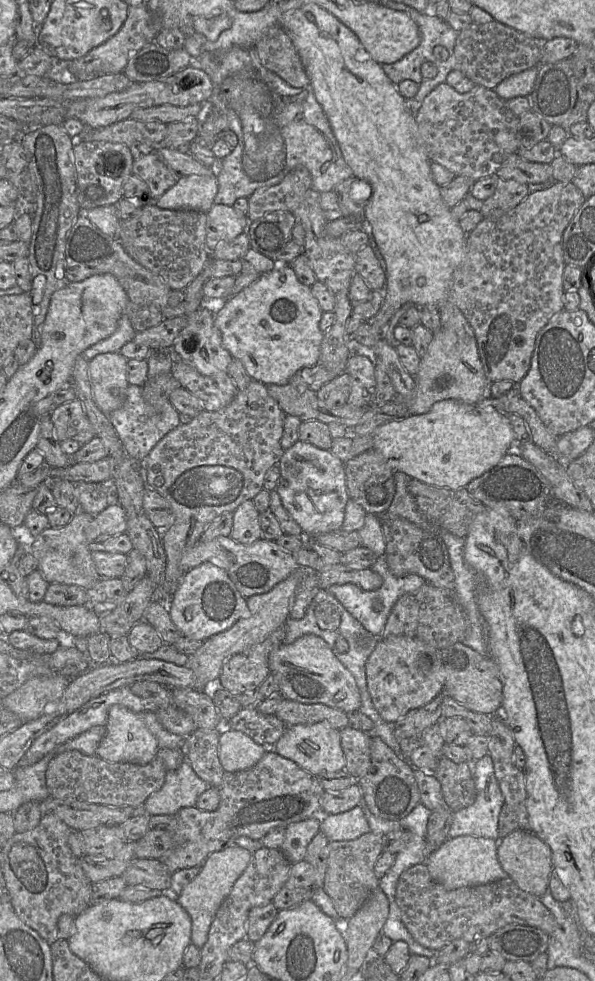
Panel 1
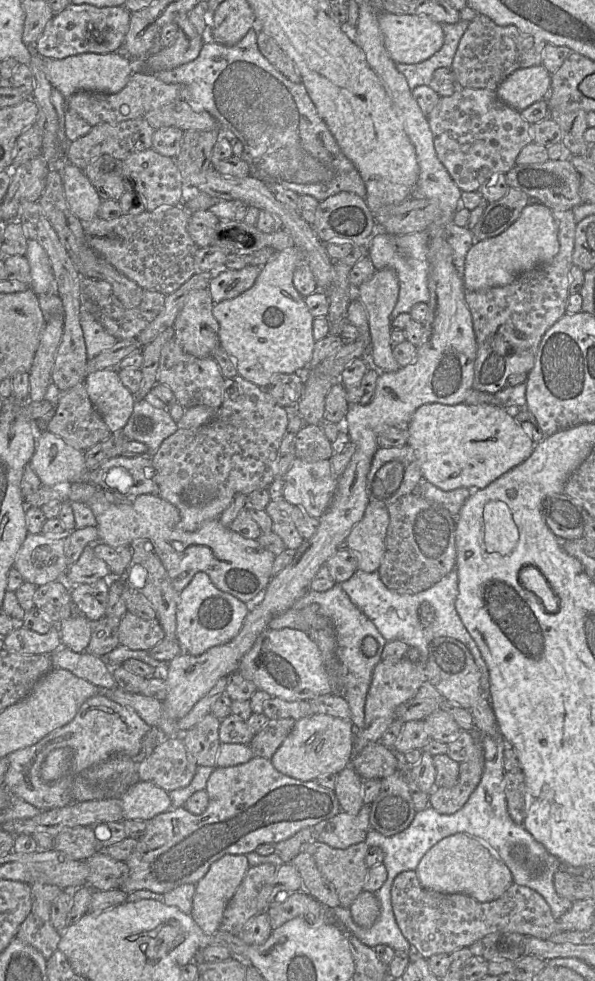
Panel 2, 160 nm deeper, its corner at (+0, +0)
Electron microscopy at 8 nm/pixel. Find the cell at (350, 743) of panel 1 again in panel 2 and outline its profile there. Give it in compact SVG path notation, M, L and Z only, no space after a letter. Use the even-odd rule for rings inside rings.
M380 741L368 744L354 755L350 766L364 780L382 779L399 770L392 748L385 747Z

